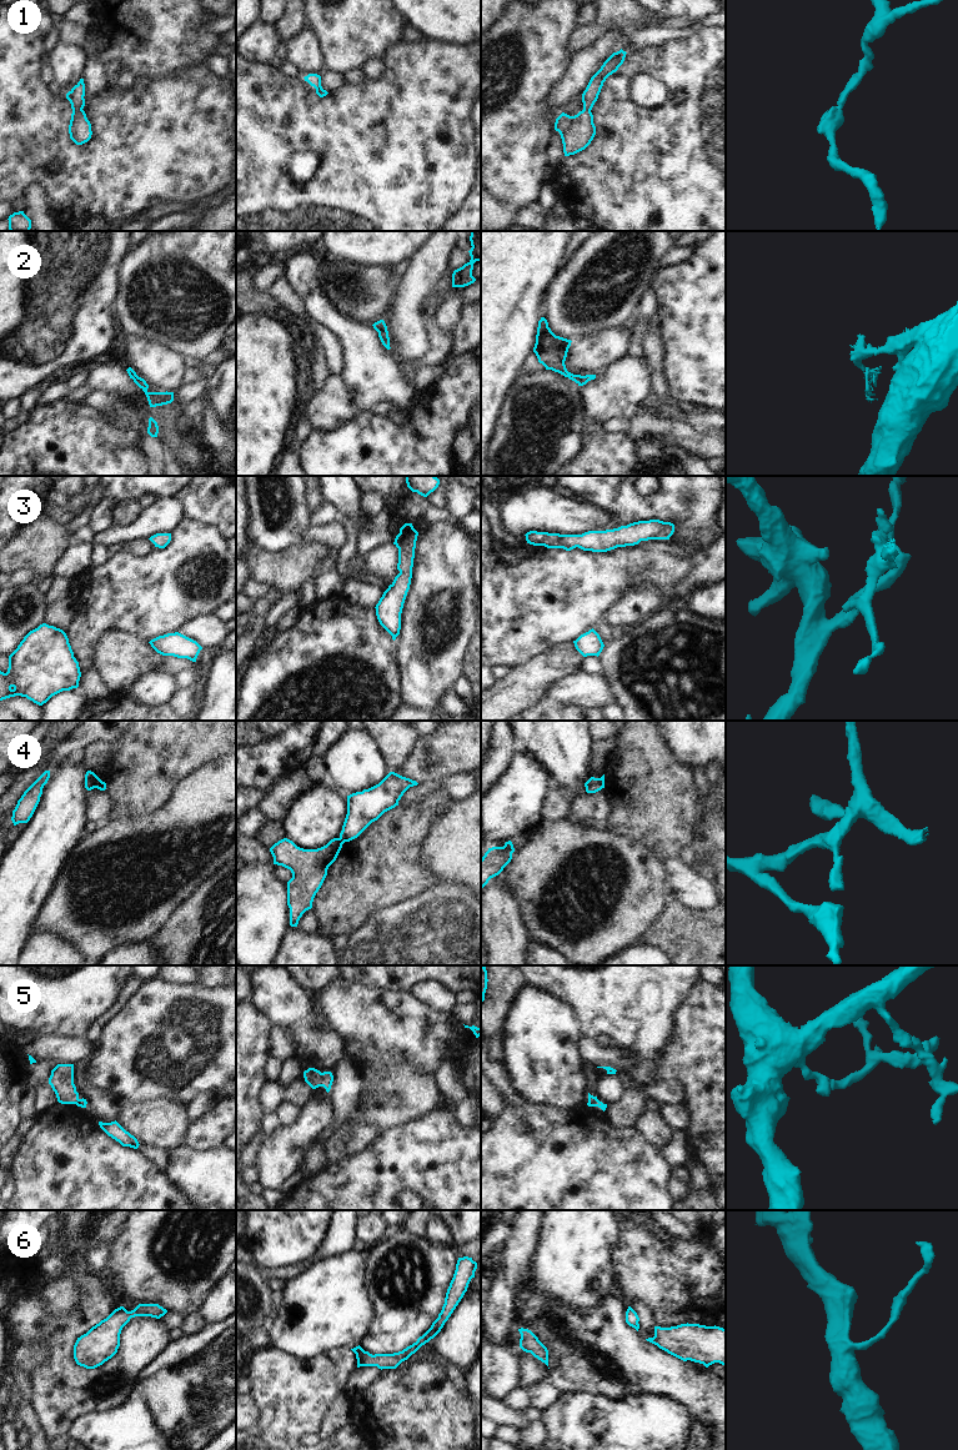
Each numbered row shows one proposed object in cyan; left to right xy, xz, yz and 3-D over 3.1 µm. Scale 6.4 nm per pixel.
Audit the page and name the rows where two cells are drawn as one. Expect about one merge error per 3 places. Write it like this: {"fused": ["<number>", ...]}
{"fused": ["2", "4"]}

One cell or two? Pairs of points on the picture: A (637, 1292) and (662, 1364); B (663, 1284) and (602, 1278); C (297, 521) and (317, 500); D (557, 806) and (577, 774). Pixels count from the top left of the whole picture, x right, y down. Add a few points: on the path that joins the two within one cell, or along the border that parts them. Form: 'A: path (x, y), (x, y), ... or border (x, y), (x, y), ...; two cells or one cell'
A: border (617, 1292), (628, 1305); two cells
B: border (615, 1249), (612, 1267), (618, 1290); two cells
C: border (305, 488), (305, 500), (312, 511); two cells
D: border (553, 784), (568, 798); two cells

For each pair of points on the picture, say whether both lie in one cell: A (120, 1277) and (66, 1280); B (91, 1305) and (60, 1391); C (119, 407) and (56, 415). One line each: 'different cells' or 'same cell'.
A: different cells
B: same cell
C: different cells

